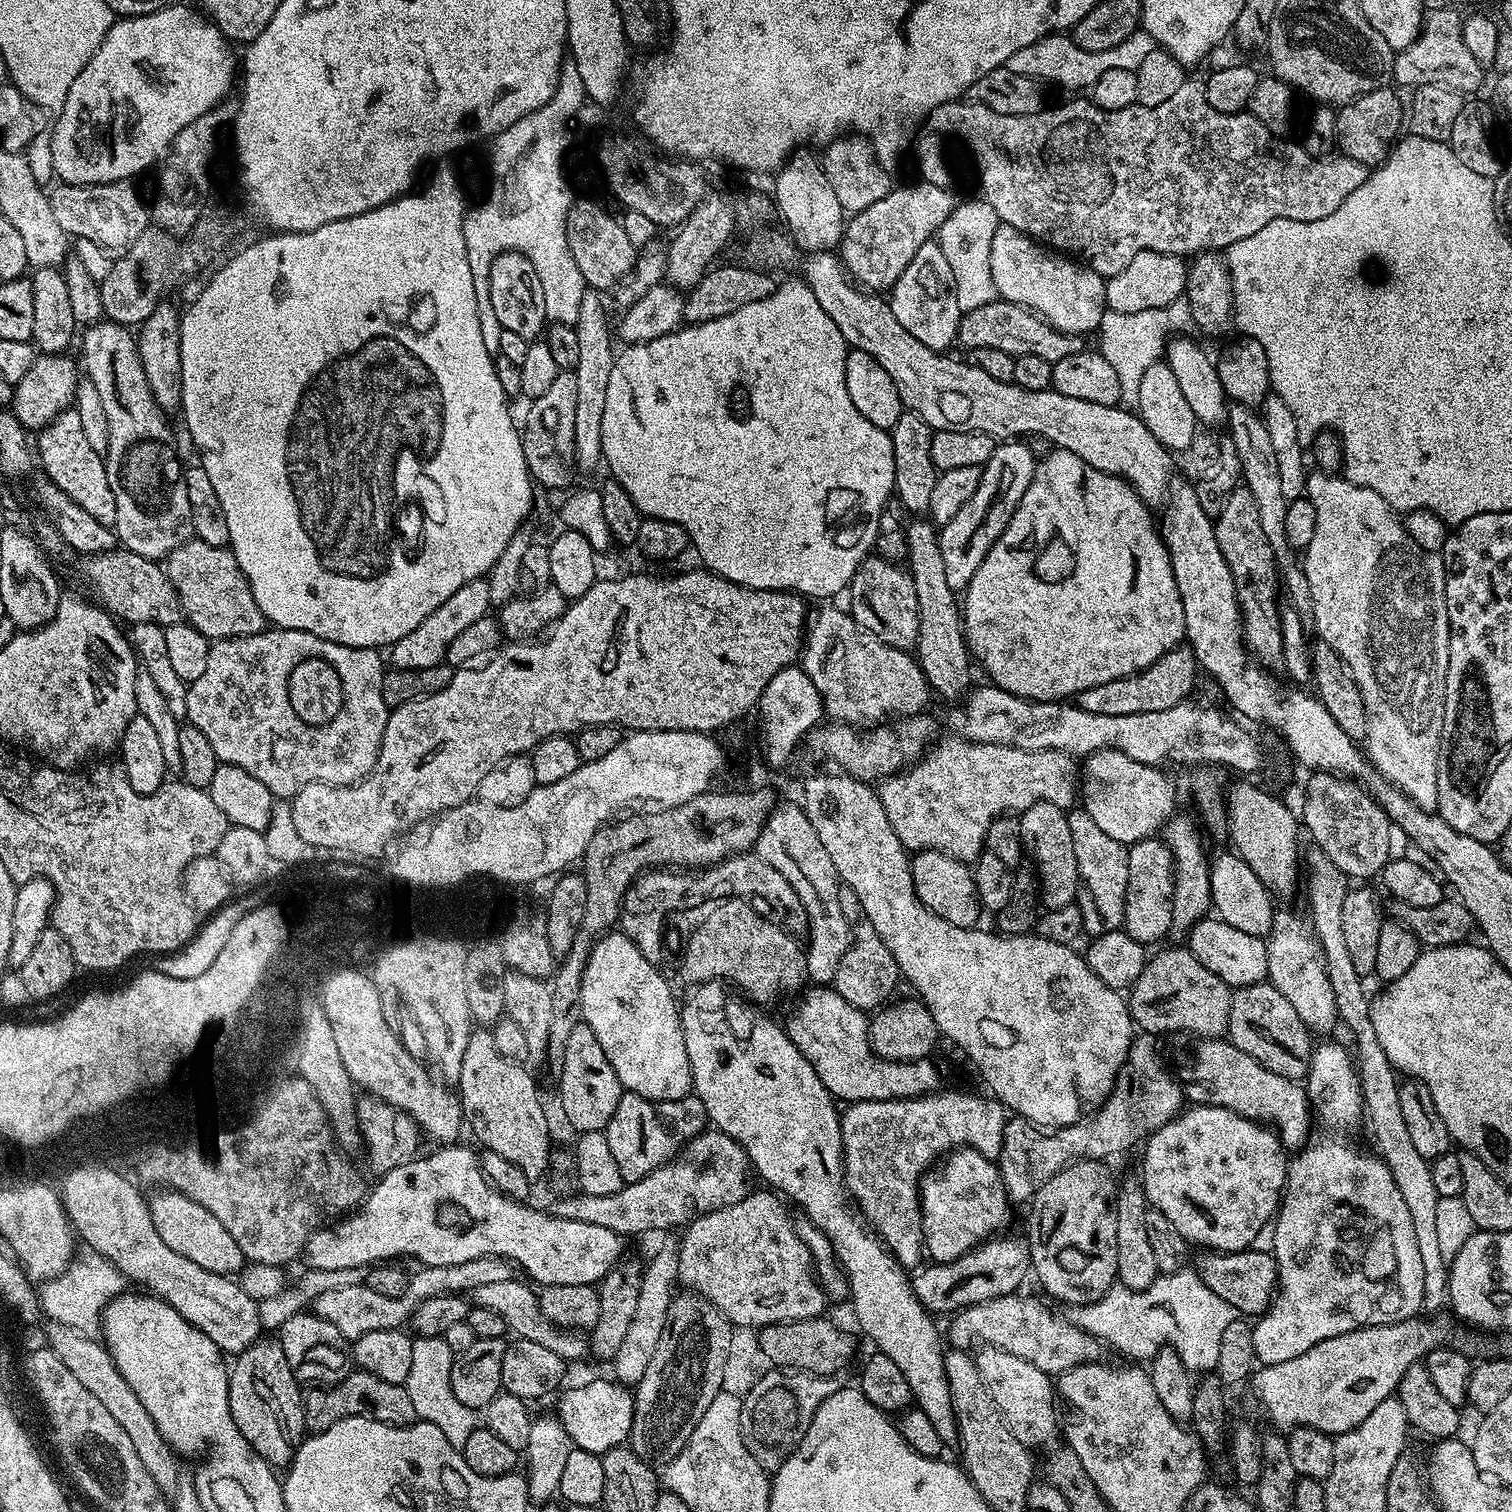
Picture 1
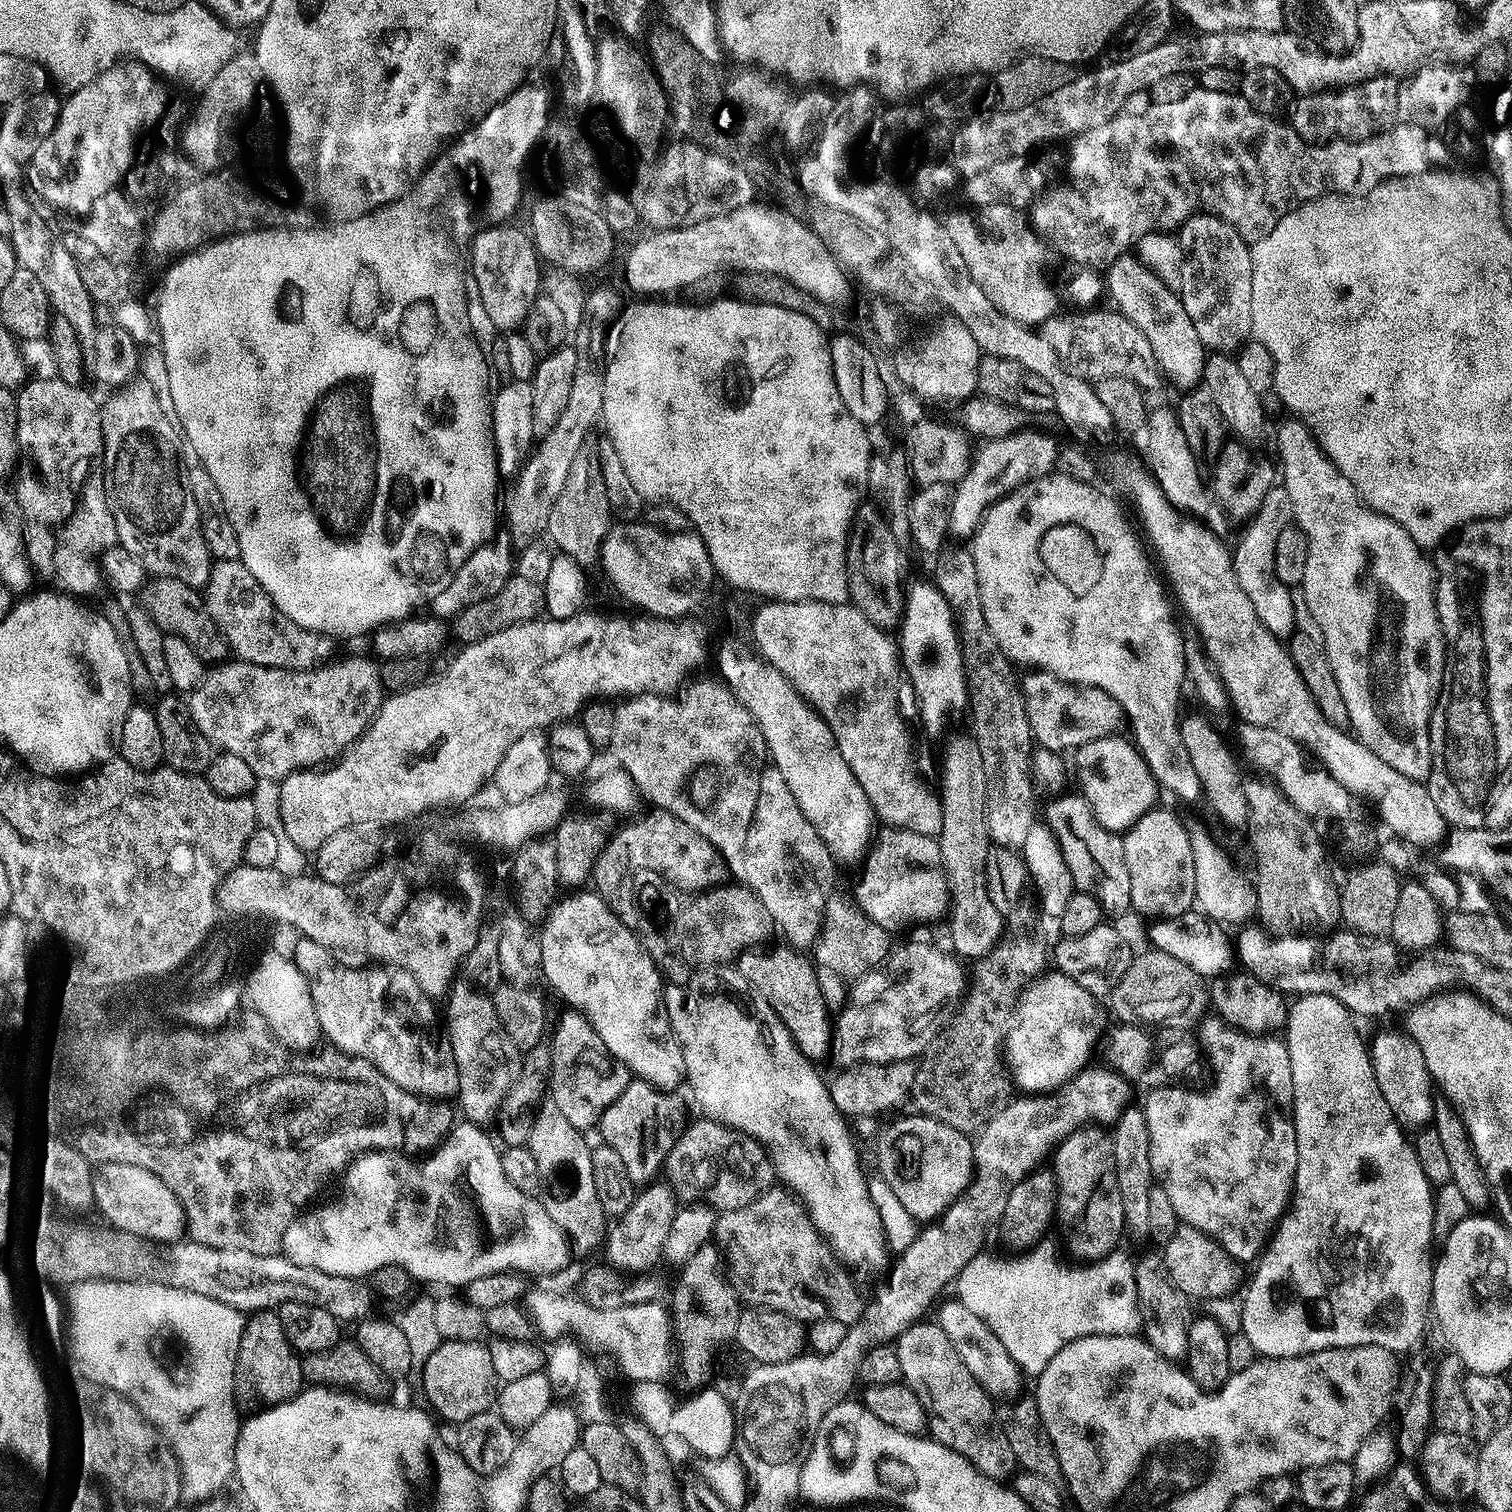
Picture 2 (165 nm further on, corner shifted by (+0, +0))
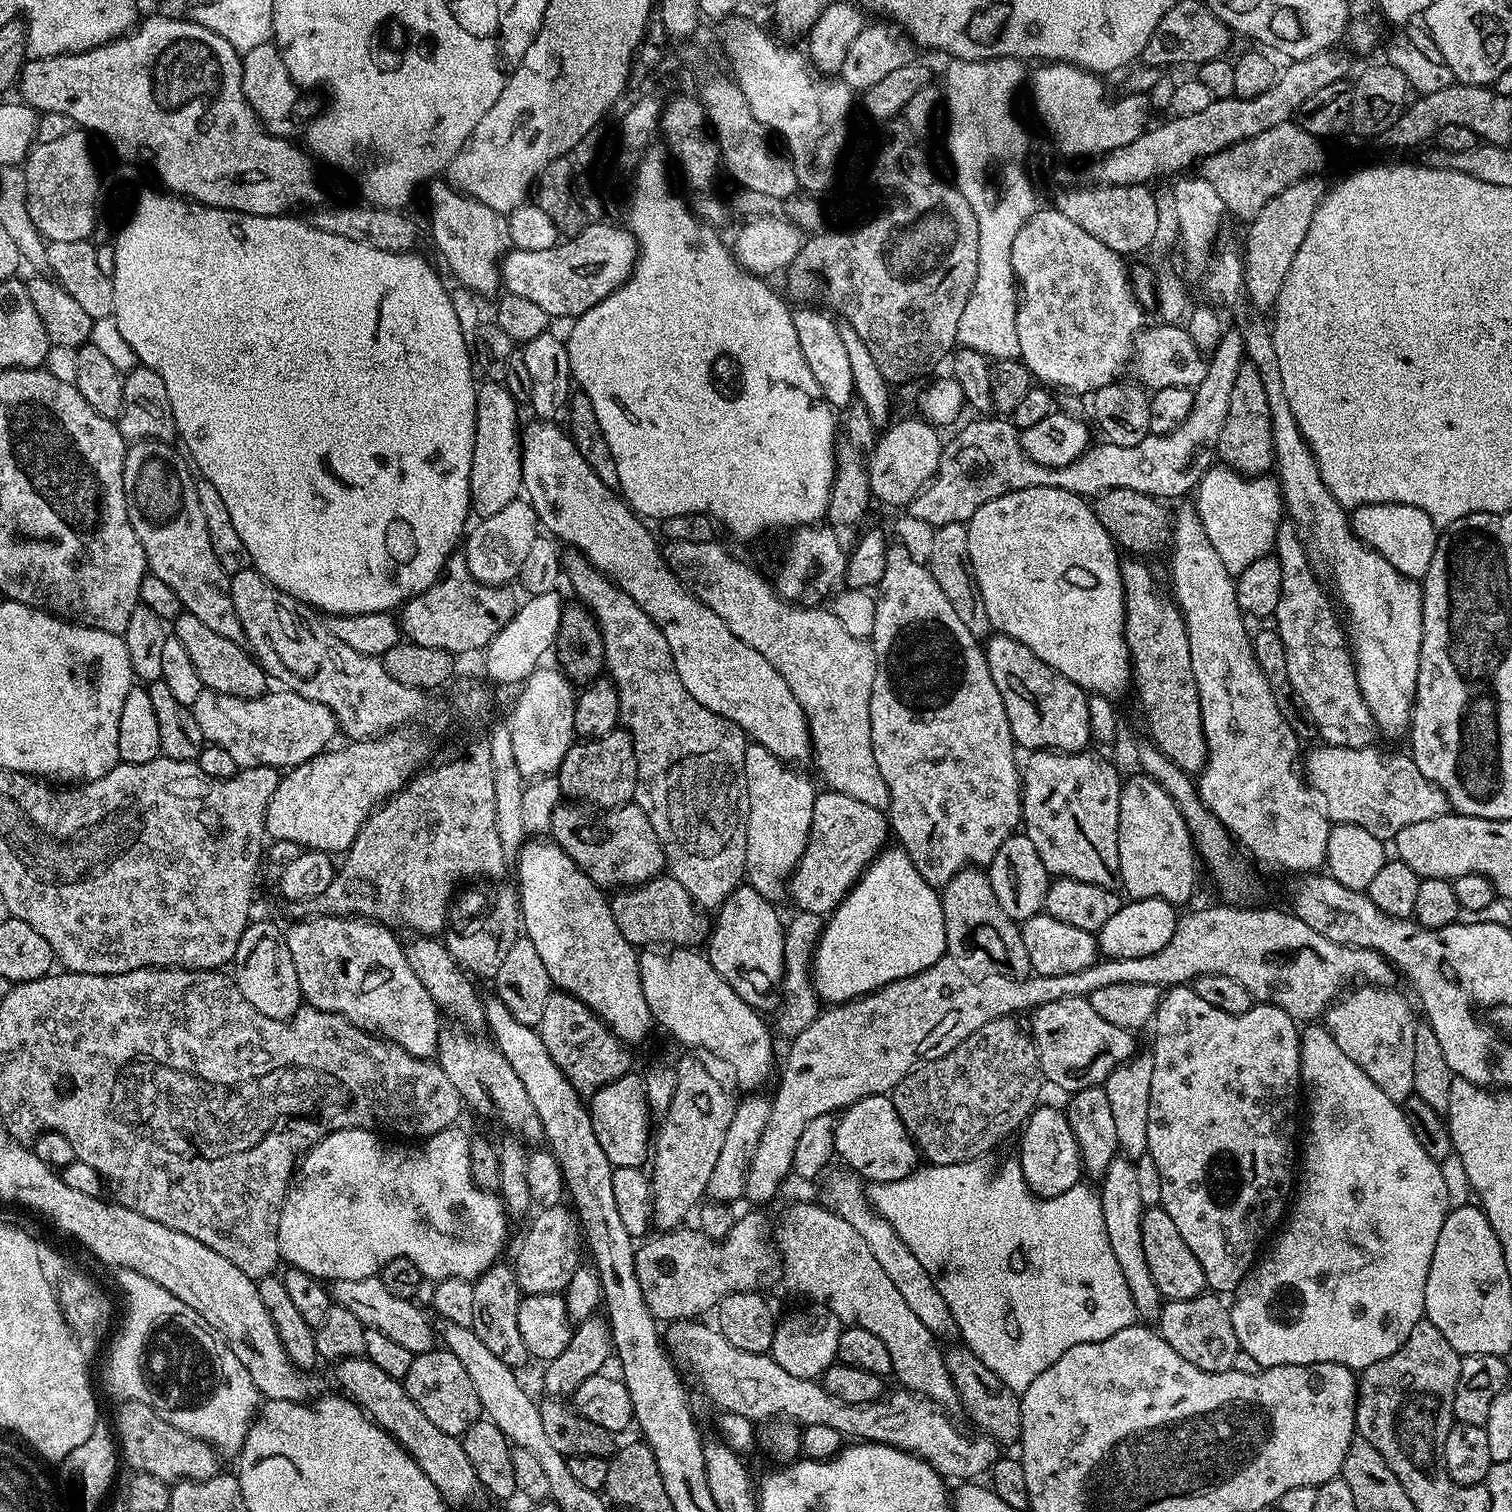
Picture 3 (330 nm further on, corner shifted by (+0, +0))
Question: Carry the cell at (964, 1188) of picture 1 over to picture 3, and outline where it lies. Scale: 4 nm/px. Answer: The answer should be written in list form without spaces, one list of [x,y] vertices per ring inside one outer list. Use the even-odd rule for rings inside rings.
[[[888,1094],[864,1096],[839,1113],[835,1121],[834,1152],[853,1168],[851,1171],[857,1177],[865,1176],[865,1181],[874,1184],[901,1180],[915,1172],[918,1167],[916,1142],[900,1121],[898,1110]]]

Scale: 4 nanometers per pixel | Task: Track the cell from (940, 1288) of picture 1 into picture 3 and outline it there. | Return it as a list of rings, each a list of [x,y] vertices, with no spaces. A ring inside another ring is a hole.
[[[1043,1106],[1033,1108],[1028,1119],[1024,1121],[1019,1136],[1020,1169],[1028,1187],[1037,1196],[1041,1198],[1057,1196],[1073,1188],[1075,1184],[1081,1183],[1082,1165],[1078,1142],[1074,1138],[1074,1130],[1070,1130],[1067,1115],[1061,1109],[1059,1112],[1056,1108],[1043,1108]]]

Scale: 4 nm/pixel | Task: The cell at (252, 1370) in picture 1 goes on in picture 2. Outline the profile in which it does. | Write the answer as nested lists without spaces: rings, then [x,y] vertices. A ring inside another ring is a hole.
[[[265,1310],[247,1317],[240,1339],[238,1380],[261,1400],[261,1405],[271,1406],[293,1400],[305,1387],[304,1365],[292,1343],[286,1336],[279,1311]]]

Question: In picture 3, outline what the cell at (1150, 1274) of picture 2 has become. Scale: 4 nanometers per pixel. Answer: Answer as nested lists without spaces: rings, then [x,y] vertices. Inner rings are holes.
[[[1117,1154],[1099,1181],[1098,1195],[1102,1202],[1102,1218],[1106,1222],[1106,1238],[1110,1238],[1110,1250],[1114,1250],[1118,1266],[1122,1266],[1126,1286],[1130,1286],[1135,1315],[1144,1322],[1159,1321],[1162,1297],[1158,1286],[1154,1284],[1154,1278],[1150,1276],[1150,1266],[1146,1264],[1146,1253],[1142,1250],[1142,1218],[1146,1205],[1140,1196],[1135,1163],[1127,1156]]]

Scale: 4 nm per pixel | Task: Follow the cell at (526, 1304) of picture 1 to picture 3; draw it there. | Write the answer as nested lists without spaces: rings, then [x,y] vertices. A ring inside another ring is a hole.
[[[691,1319],[669,1323],[666,1347],[677,1365],[692,1368],[709,1398],[724,1412],[742,1414],[753,1422],[772,1422],[780,1418],[776,1416],[785,1416],[797,1420],[800,1426],[830,1426],[860,1442],[888,1444],[911,1452],[949,1481],[975,1481],[998,1459],[997,1441],[983,1434],[967,1436],[945,1409],[924,1396],[907,1390],[889,1391],[869,1404],[847,1404],[830,1395],[823,1383],[788,1374],[771,1355],[738,1350],[715,1327],[707,1328],[700,1323],[704,1322]]]

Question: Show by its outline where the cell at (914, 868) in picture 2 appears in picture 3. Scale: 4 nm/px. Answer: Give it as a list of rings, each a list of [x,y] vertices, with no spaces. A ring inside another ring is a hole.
[[[821,791],[814,802],[808,845],[790,877],[790,900],[792,896],[795,907],[802,912],[819,916],[832,913],[852,891],[865,868],[885,851],[888,836],[890,840],[890,820],[881,809],[841,792]]]

